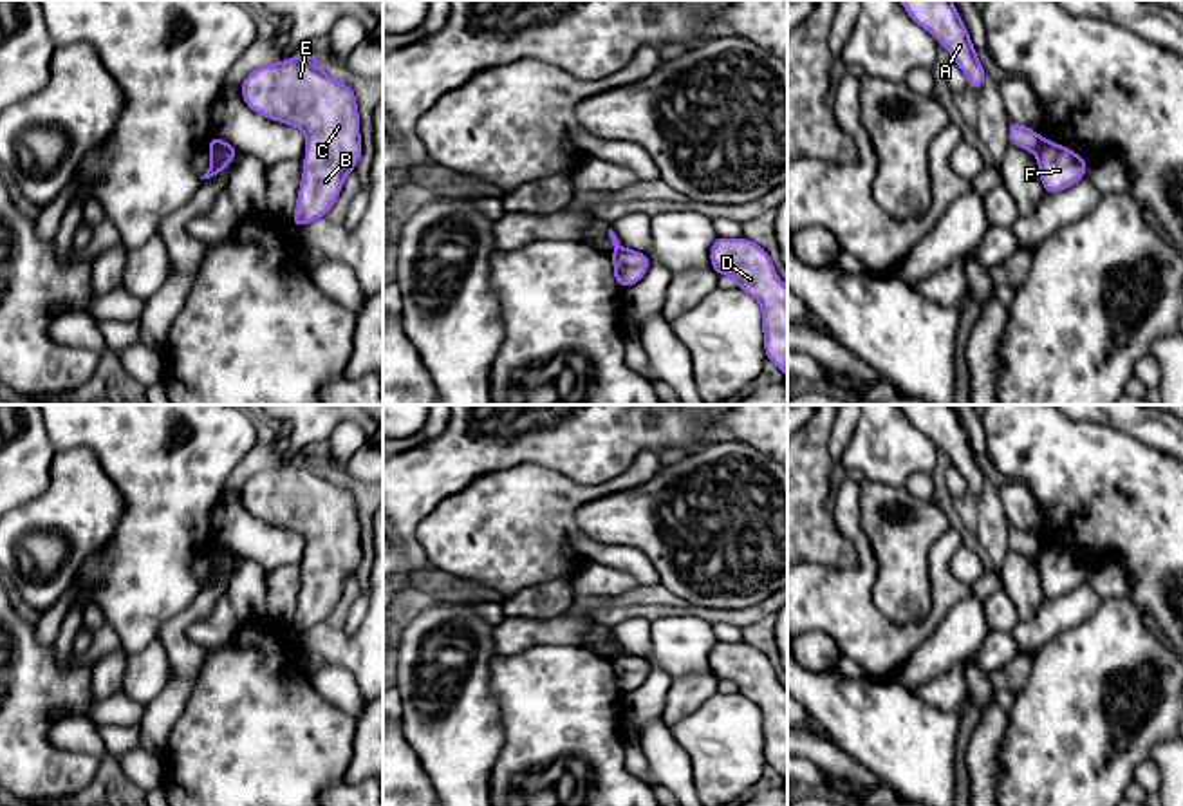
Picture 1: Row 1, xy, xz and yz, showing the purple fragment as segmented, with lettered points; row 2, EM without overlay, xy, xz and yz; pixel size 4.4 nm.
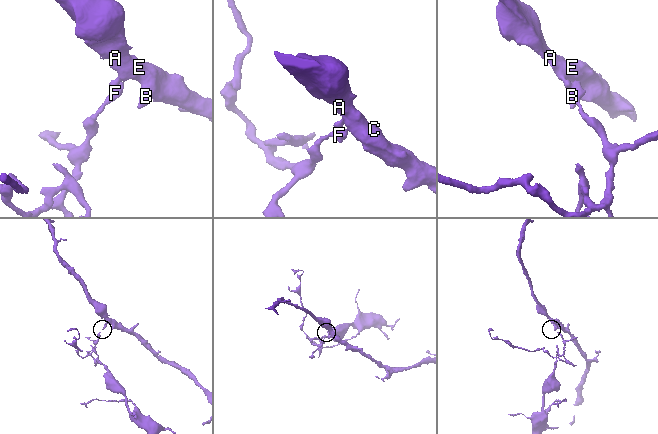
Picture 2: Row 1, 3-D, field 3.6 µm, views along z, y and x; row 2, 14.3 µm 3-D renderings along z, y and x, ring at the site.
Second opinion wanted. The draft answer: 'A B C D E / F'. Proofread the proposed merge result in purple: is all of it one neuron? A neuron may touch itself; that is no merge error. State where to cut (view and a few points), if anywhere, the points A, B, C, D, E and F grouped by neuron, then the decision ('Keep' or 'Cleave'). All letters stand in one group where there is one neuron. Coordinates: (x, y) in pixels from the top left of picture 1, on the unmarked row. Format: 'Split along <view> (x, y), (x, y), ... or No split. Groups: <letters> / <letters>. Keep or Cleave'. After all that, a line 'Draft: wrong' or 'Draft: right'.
Split along yz (1041, 543), (1033, 557). Groups: A B C D E / F. Cleave
Draft: right

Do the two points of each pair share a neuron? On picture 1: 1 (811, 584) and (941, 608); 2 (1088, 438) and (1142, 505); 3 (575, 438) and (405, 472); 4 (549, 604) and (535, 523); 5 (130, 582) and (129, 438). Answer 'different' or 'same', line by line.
1: same
2: same
3: same
4: different
5: same

